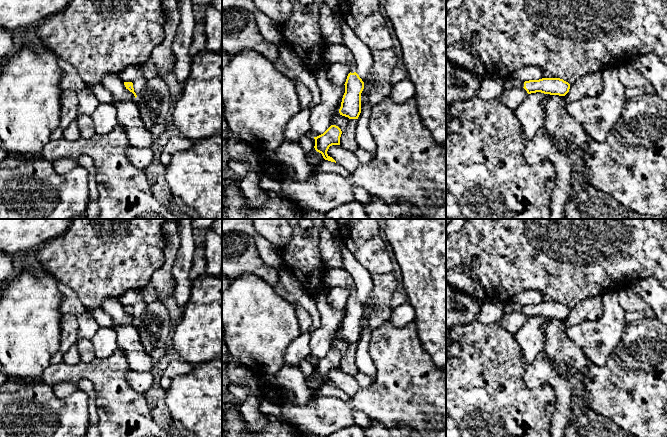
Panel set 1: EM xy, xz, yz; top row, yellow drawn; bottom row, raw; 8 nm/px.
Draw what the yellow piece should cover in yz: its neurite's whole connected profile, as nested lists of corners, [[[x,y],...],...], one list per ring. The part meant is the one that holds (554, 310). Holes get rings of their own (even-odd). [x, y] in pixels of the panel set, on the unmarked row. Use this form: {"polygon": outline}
{"polygon": [[[512,301],[506,302],[504,313],[509,314],[516,311],[523,311],[528,318],[541,316],[550,319],[565,320],[570,313],[570,308],[560,302],[542,302],[521,306]]]}

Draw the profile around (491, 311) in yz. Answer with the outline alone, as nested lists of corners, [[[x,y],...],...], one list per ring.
[[[487,299],[481,306],[477,320],[483,324],[494,323],[501,319],[504,313],[506,302]]]

